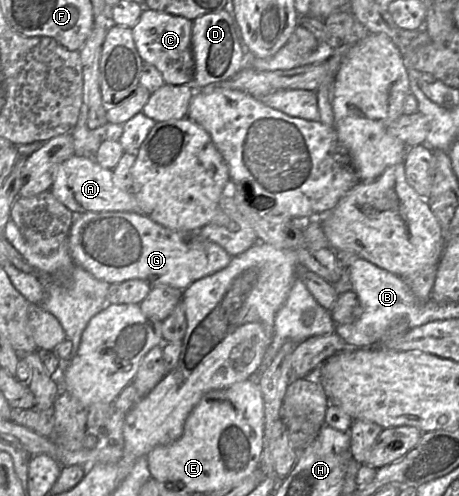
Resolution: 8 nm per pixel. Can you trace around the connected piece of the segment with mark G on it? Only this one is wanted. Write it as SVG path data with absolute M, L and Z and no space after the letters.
M139 212L76 214L67 240L74 264L109 284L142 279L151 286L167 285L184 291L195 281L222 270L232 259L199 231L171 230Z

